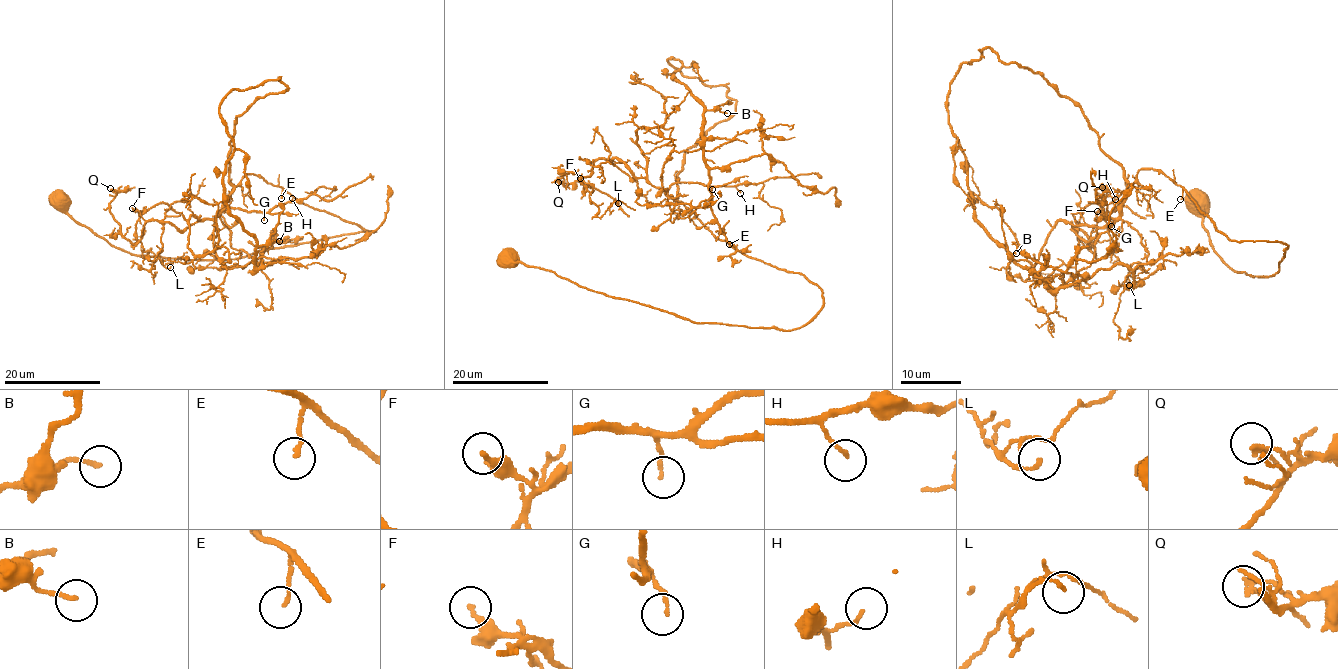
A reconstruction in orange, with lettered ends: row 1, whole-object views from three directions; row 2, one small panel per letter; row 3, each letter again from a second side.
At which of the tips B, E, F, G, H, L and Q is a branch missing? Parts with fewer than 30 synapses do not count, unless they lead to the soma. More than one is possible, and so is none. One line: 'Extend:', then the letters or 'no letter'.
Extend: no letter

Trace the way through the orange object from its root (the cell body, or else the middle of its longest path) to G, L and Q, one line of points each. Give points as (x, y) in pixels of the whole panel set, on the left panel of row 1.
G: (61, 200), (78, 222), (140, 256), (232, 259), (375, 232), (246, 174), (218, 212), (245, 209), (264, 220)
L: (61, 200), (140, 256), (232, 259), (375, 232), (246, 174), (212, 218), (146, 222), (132, 245), (170, 267)
Q: (61, 200), (140, 256), (232, 259), (375, 232), (246, 174), (212, 218), (149, 220), (132, 244), (110, 188)

